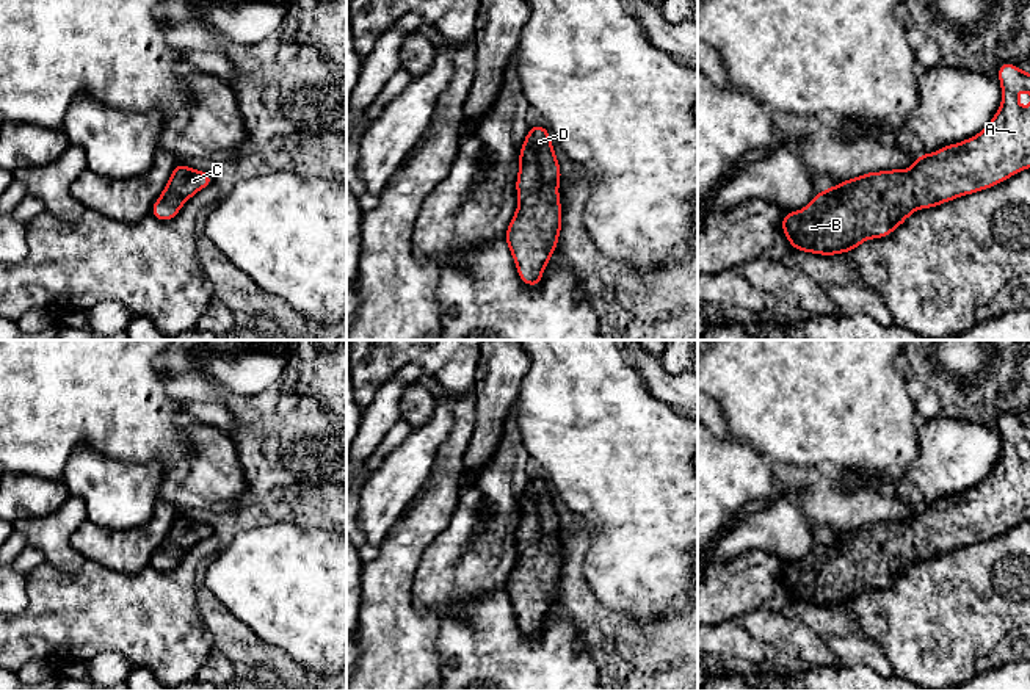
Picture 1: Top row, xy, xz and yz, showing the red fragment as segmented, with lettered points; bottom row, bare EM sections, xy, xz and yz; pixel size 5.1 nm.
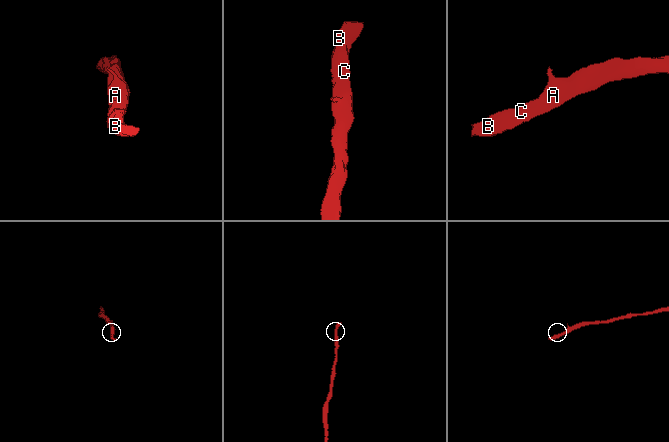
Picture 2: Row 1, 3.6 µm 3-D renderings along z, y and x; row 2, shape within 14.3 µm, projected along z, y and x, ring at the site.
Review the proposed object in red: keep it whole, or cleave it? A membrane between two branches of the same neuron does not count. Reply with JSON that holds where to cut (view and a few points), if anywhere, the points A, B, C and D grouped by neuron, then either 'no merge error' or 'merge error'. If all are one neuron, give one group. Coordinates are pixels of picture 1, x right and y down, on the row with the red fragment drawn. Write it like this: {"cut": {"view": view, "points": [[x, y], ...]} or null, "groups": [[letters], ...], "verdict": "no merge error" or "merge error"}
{"cut": null, "groups": [["A", "B", "C", "D"]], "verdict": "no merge error"}

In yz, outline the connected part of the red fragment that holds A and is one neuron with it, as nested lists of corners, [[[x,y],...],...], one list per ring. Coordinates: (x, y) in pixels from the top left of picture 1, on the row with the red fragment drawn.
[[[1010,61],[999,66],[1002,103],[991,122],[975,136],[916,157],[911,169],[865,172],[818,191],[811,204],[784,213],[781,227],[793,251],[818,255],[845,254],[872,238],[889,237],[919,208],[933,208],[956,197],[996,186],[1030,168],[1030,108],[1022,108],[1017,92],[1030,92],[1030,74]]]

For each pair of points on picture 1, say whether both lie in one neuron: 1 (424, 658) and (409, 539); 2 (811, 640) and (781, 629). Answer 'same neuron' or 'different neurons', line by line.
1: same neuron
2: same neuron

